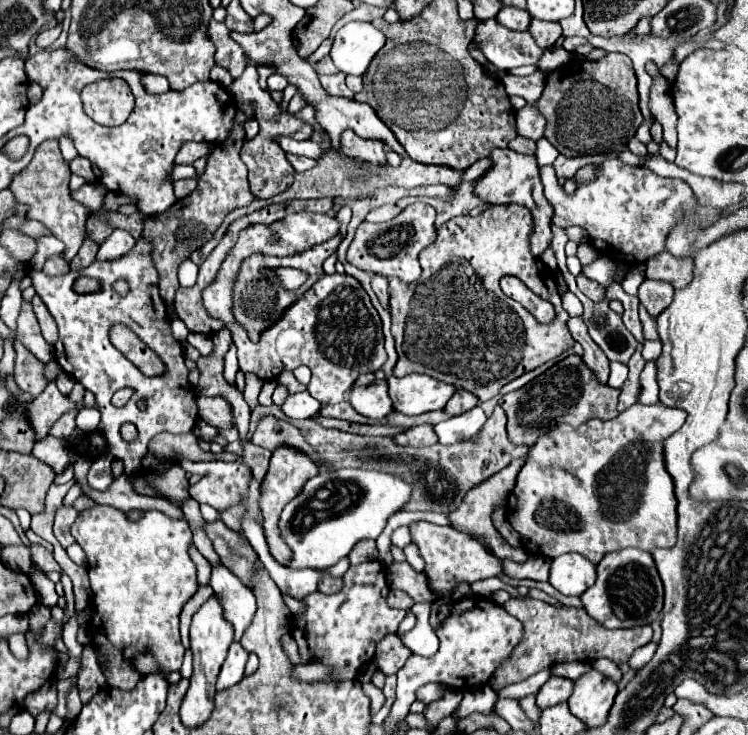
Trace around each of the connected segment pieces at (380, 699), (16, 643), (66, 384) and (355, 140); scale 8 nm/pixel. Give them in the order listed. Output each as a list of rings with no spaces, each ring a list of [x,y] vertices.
[[[366,682],[366,684],[362,684],[362,690],[364,690],[364,694],[370,698],[370,712],[372,712],[372,716],[382,708],[382,704],[384,704],[384,694],[382,694],[382,690],[380,688],[376,688],[372,682]]]
[[[16,634],[16,636],[10,636],[8,638],[8,644],[10,644],[10,652],[20,658],[20,660],[26,660],[28,658],[28,646],[26,646],[26,636],[24,634]]]
[[[62,372],[56,378],[55,382],[56,382],[56,385],[58,386],[58,389],[60,390],[60,392],[62,392],[62,394],[68,396],[71,393],[76,381],[74,380],[74,378],[72,378],[67,373]]]
[[[344,130],[342,132],[342,152],[350,158],[358,160],[370,160],[370,164],[376,166],[384,166],[386,164],[386,152],[384,152],[386,144],[382,144],[382,140],[366,140],[360,138],[354,130]]]

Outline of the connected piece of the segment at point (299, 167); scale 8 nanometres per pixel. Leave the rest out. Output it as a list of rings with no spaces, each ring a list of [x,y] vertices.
[[[288,154],[286,158],[288,158],[288,162],[294,166],[296,172],[304,172],[304,170],[310,170],[310,168],[316,166],[316,160],[306,158],[306,156],[294,156],[294,154]]]

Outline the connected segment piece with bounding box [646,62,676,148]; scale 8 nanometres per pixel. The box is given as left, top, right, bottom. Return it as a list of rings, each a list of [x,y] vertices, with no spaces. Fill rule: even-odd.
[[[648,62],[646,70],[656,80],[652,90],[650,90],[650,112],[654,114],[654,118],[664,128],[664,142],[670,148],[676,148],[676,112],[674,112],[672,96],[668,96],[670,86],[664,80],[664,76],[660,74],[660,70],[658,70],[658,66],[654,62]]]

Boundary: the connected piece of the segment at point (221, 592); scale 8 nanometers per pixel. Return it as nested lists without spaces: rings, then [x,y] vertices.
[[[224,564],[212,568],[210,586],[222,600],[224,616],[234,624],[234,640],[240,640],[246,628],[250,626],[250,620],[254,618],[254,594]]]

